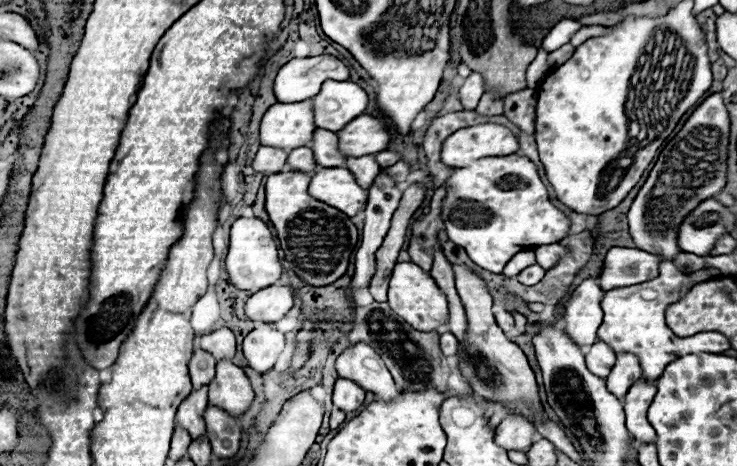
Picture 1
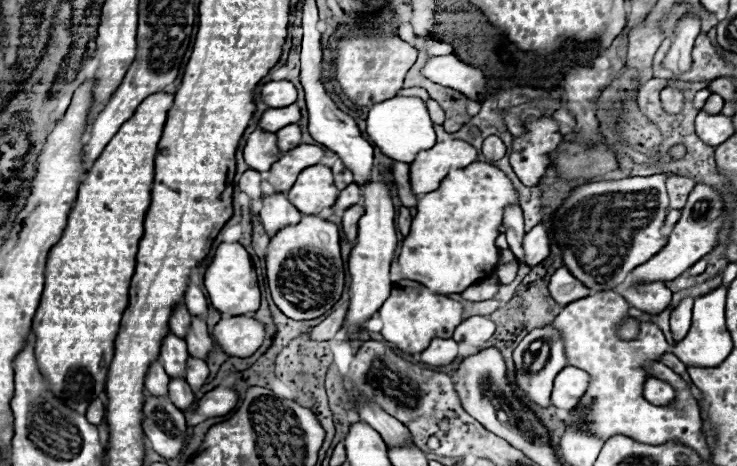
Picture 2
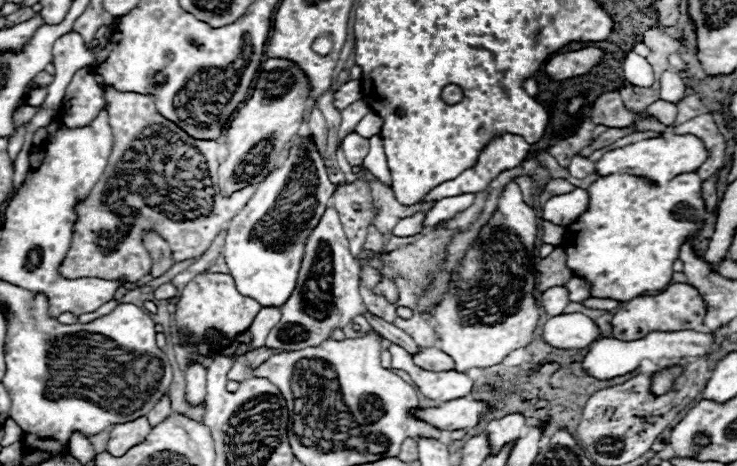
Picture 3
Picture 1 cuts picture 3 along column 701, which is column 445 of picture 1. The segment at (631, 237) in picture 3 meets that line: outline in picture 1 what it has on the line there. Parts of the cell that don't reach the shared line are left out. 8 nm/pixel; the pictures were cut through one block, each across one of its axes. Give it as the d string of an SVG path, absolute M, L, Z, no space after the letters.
M510 154L510 156L490 156L484 160L476 160L466 168L456 168L444 180L444 188L446 196L442 200L440 218L444 220L448 240L464 248L470 260L488 272L502 274L504 266L514 254L542 244L560 242L568 234L570 220L550 202L546 186L542 184L536 166L524 156Z

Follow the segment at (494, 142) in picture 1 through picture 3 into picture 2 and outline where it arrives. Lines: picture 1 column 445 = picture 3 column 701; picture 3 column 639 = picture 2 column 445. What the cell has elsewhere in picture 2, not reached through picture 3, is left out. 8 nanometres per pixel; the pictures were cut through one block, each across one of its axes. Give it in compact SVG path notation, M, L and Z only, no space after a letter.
M464 140L436 142L430 150L416 154L410 162L410 186L416 196L436 190L450 170L464 168L478 160L478 150Z

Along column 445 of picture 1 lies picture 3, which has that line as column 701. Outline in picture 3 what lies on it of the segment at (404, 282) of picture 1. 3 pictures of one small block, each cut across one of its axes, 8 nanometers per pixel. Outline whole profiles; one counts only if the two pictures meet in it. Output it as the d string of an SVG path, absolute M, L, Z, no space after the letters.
M678 282L670 284L662 294L656 296L636 296L630 302L622 304L614 318L610 320L612 324L612 336L618 340L636 340L638 336L646 336L646 332L678 332L682 328L690 330L704 330L702 318L706 314L706 302L702 300L702 294L694 290L694 286Z

